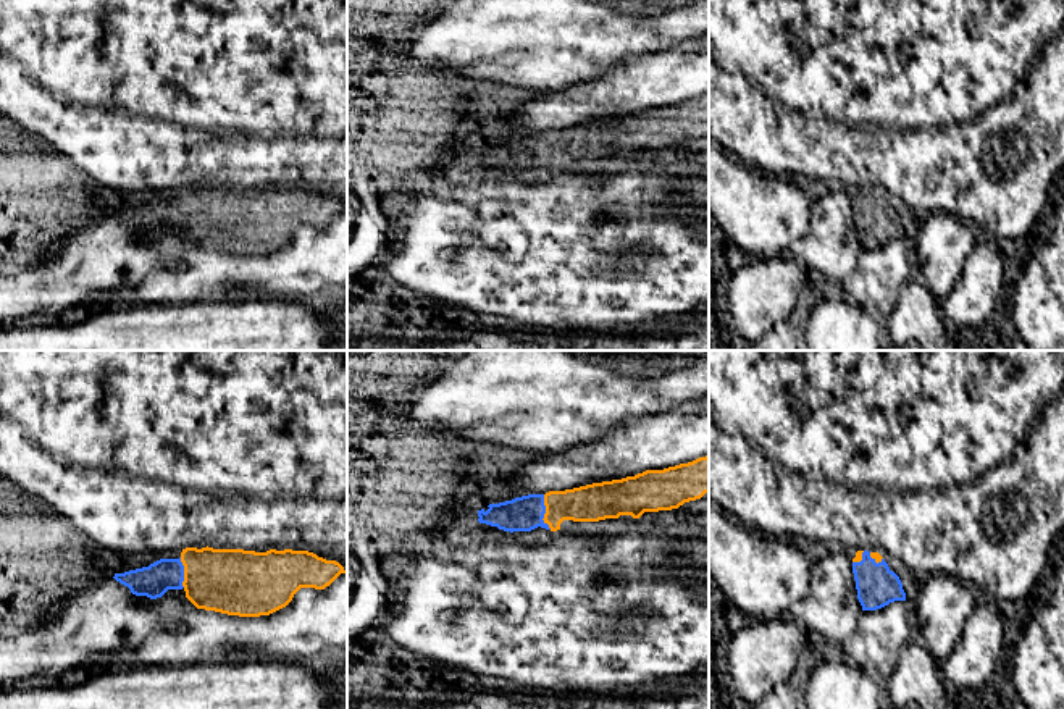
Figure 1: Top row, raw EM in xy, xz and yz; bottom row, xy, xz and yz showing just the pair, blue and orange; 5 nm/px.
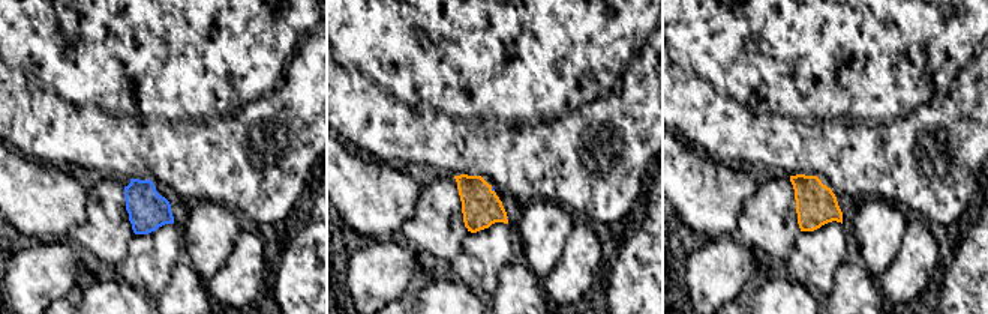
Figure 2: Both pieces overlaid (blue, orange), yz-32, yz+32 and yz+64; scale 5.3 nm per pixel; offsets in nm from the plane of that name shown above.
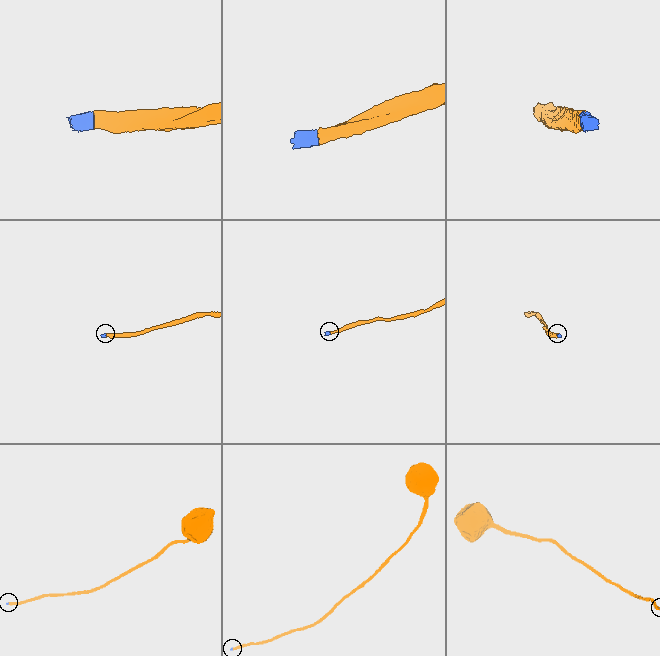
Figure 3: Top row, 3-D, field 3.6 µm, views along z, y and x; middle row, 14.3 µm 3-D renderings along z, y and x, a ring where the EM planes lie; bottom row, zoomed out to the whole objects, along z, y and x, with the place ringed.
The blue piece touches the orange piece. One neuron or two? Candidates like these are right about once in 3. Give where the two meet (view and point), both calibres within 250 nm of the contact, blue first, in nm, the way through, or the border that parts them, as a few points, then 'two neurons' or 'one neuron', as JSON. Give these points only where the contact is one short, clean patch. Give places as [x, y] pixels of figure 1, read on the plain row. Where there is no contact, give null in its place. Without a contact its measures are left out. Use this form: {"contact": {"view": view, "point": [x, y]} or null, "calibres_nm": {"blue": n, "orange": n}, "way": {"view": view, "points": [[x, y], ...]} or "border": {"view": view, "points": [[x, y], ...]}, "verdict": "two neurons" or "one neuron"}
{"contact": {"view": "xz", "point": [544, 151]}, "calibres_nm": {"blue": 180, "orange": 190}, "verdict": "one neuron"}

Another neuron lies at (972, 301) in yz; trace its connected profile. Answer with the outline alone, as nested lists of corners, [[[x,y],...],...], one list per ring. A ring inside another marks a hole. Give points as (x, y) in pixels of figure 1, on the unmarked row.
[[[977,237],[964,273],[953,291],[940,302],[943,317],[959,326],[980,328],[1001,299],[1004,265],[996,241]]]

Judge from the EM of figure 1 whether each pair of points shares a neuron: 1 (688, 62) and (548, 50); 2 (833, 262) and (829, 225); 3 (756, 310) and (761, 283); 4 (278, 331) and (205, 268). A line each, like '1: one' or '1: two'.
1: two
2: one
3: one
4: two

